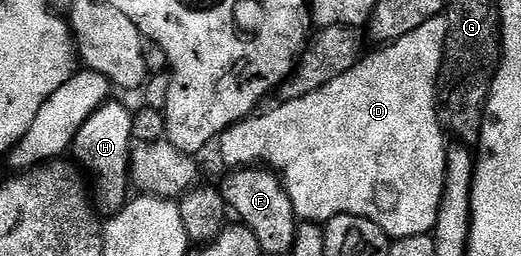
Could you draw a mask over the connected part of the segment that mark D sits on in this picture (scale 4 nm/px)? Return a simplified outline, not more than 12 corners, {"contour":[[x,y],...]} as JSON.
{"contour":[[445,16],[222,132],[306,223],[433,234]]}

